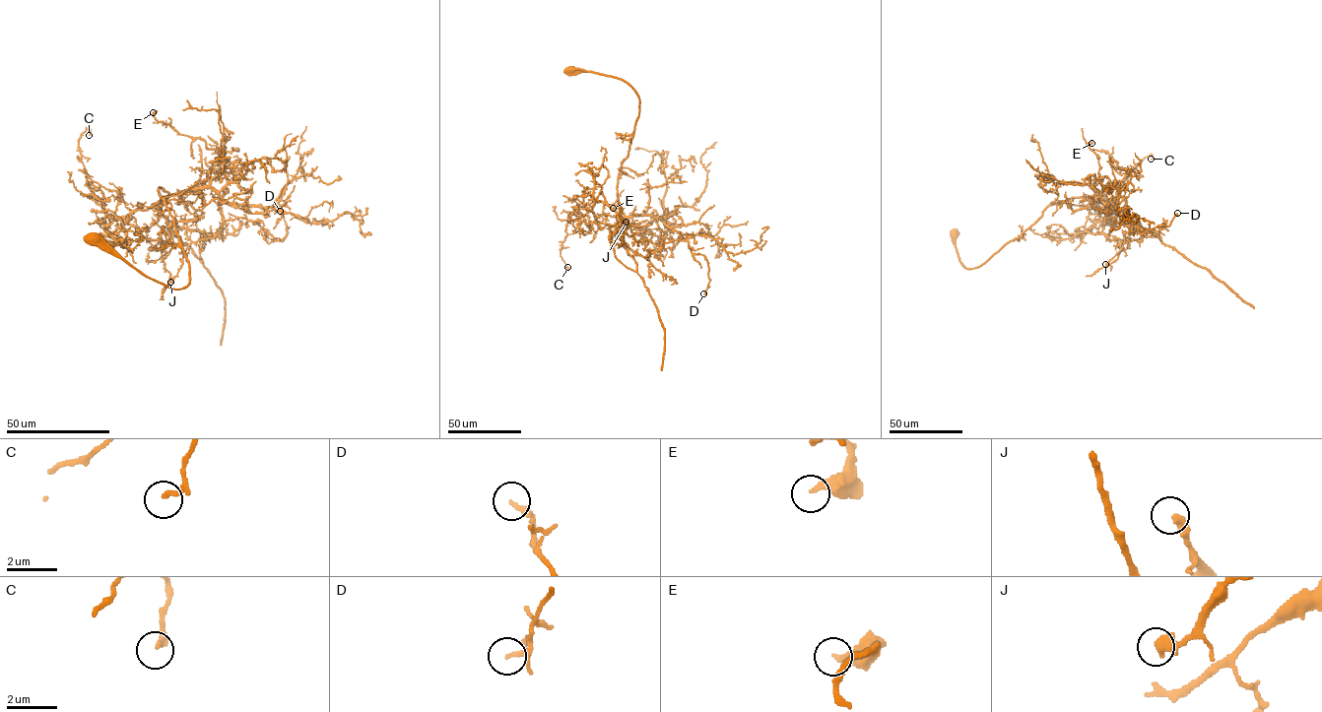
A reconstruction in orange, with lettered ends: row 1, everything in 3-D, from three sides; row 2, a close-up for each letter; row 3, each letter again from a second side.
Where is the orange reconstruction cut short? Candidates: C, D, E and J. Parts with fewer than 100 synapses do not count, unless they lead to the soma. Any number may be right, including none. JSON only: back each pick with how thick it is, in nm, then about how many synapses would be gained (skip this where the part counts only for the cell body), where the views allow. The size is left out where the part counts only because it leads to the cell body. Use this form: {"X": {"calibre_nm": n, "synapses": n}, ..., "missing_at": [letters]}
{"missing_at": []}

